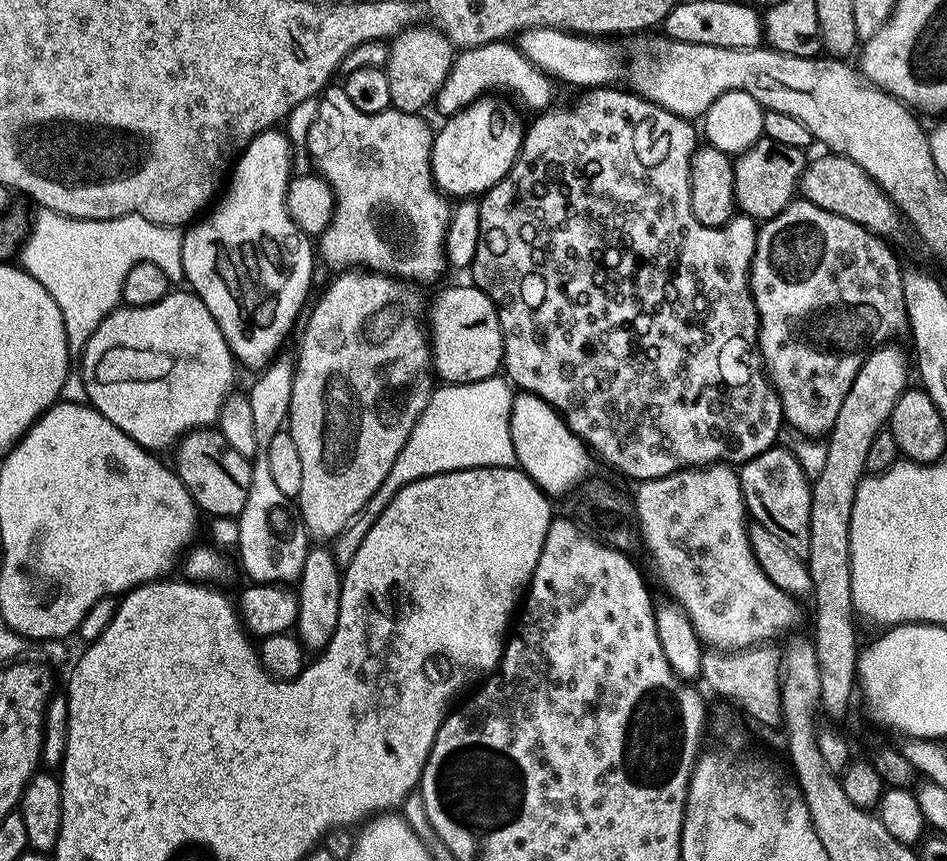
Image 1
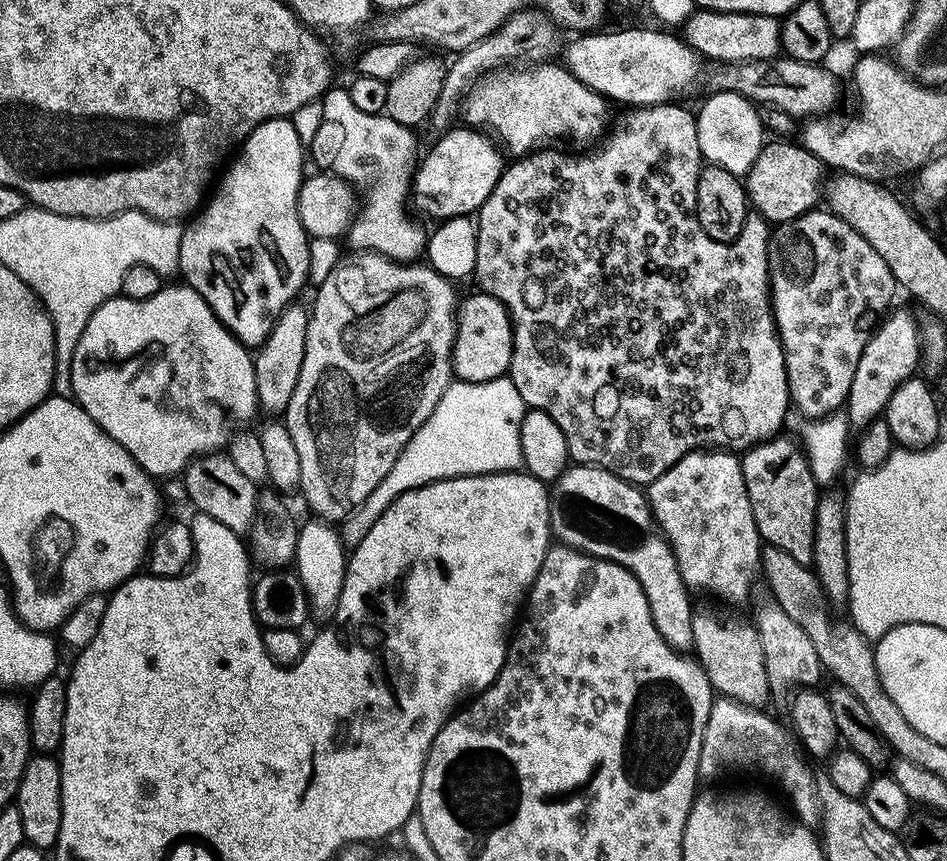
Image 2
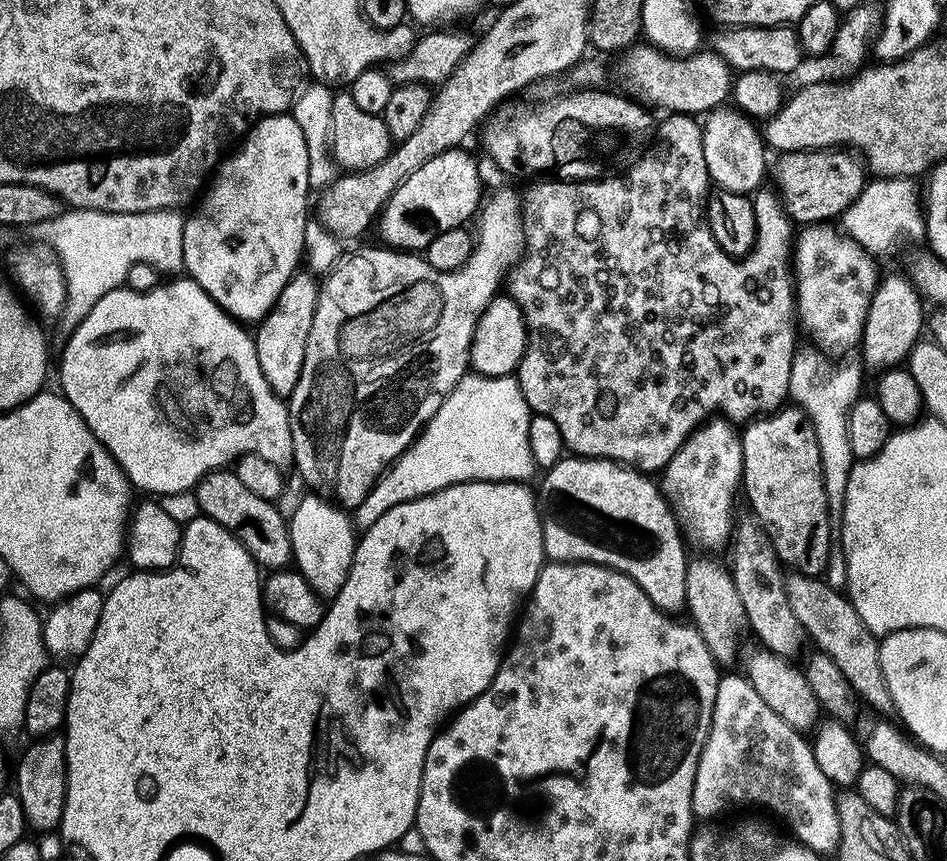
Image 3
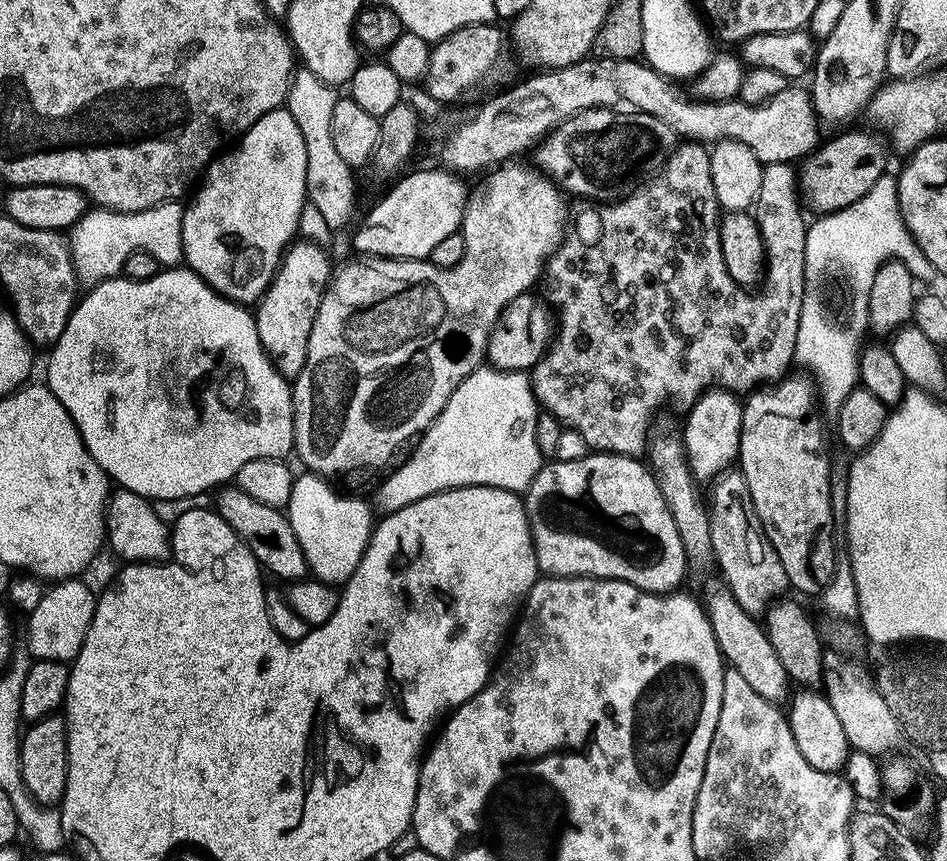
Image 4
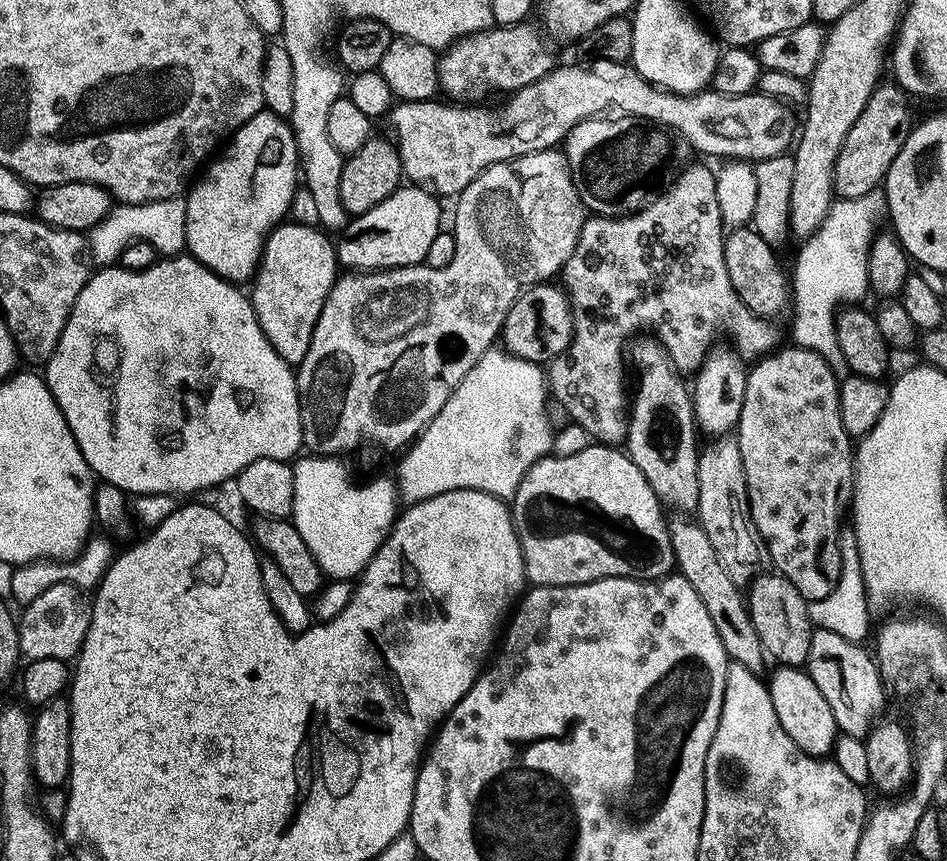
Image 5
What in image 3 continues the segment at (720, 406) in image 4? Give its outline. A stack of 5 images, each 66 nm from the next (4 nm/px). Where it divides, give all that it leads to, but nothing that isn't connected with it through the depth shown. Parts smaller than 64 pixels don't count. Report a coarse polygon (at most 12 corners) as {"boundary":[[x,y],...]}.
{"boundary":[[701,424],[662,469],[687,543],[734,536],[744,442]]}

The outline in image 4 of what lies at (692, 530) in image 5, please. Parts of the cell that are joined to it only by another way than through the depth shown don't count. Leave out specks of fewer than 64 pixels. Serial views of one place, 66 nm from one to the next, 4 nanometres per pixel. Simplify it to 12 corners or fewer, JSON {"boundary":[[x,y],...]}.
{"boundary":[[727,585],[704,605],[721,656],[762,698],[790,679],[763,625]]}

